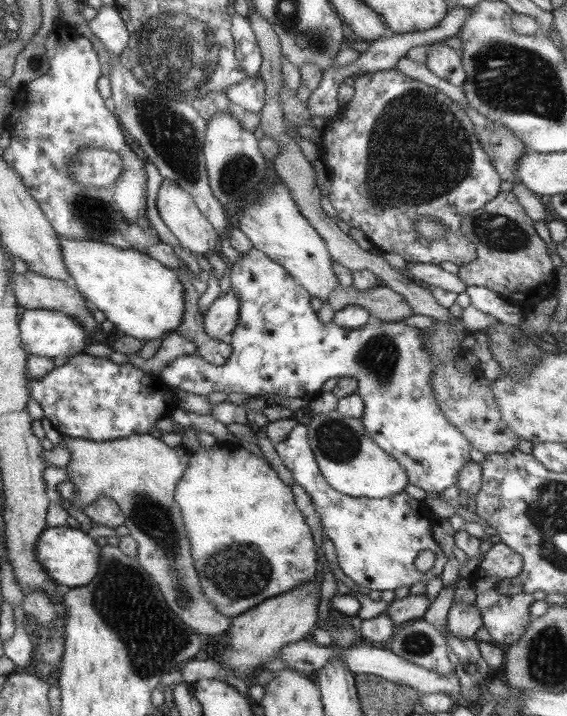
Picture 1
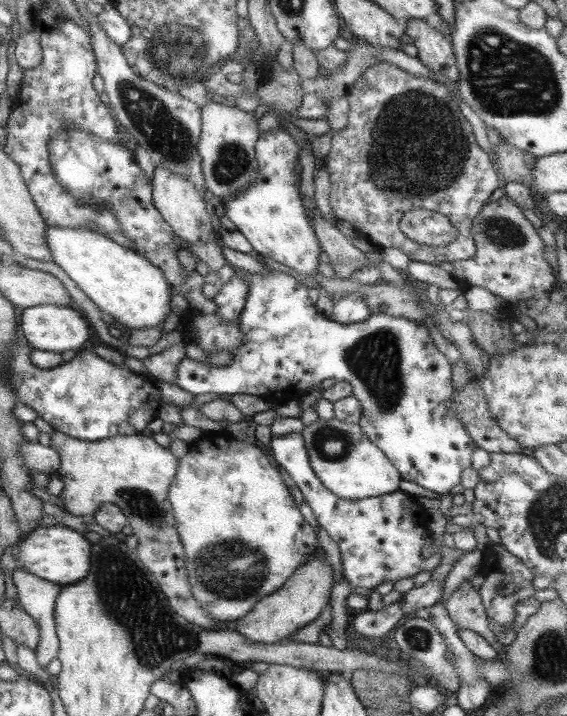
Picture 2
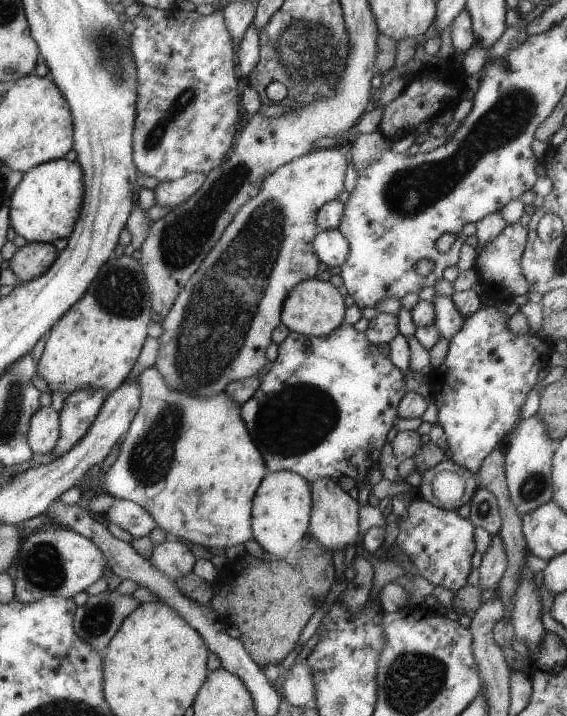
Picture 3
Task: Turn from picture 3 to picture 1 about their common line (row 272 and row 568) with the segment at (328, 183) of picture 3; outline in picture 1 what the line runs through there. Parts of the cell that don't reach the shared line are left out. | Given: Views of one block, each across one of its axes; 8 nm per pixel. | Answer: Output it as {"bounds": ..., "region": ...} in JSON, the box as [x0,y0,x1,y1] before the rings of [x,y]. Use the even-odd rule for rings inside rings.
{"bounds":[173,440,317,619],"region":[[[217,440],[213,447],[197,447],[189,452],[187,468],[175,484],[173,501],[181,511],[201,595],[219,615],[229,619],[240,616],[263,600],[313,580],[317,560],[312,535],[295,507],[290,488],[266,462],[239,444]]]}

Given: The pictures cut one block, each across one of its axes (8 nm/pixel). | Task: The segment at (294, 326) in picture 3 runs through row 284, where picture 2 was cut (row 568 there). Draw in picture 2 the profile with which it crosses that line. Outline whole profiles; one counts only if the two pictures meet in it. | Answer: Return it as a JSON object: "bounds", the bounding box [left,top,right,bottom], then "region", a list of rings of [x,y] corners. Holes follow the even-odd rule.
{"bounds":[235,552,333,644],"region":[[[313,552],[302,565],[295,567],[294,573],[289,575],[276,592],[261,598],[247,615],[237,619],[235,631],[256,643],[271,644],[286,640],[287,635],[321,614],[333,585],[333,570],[329,562],[316,557]]]}

